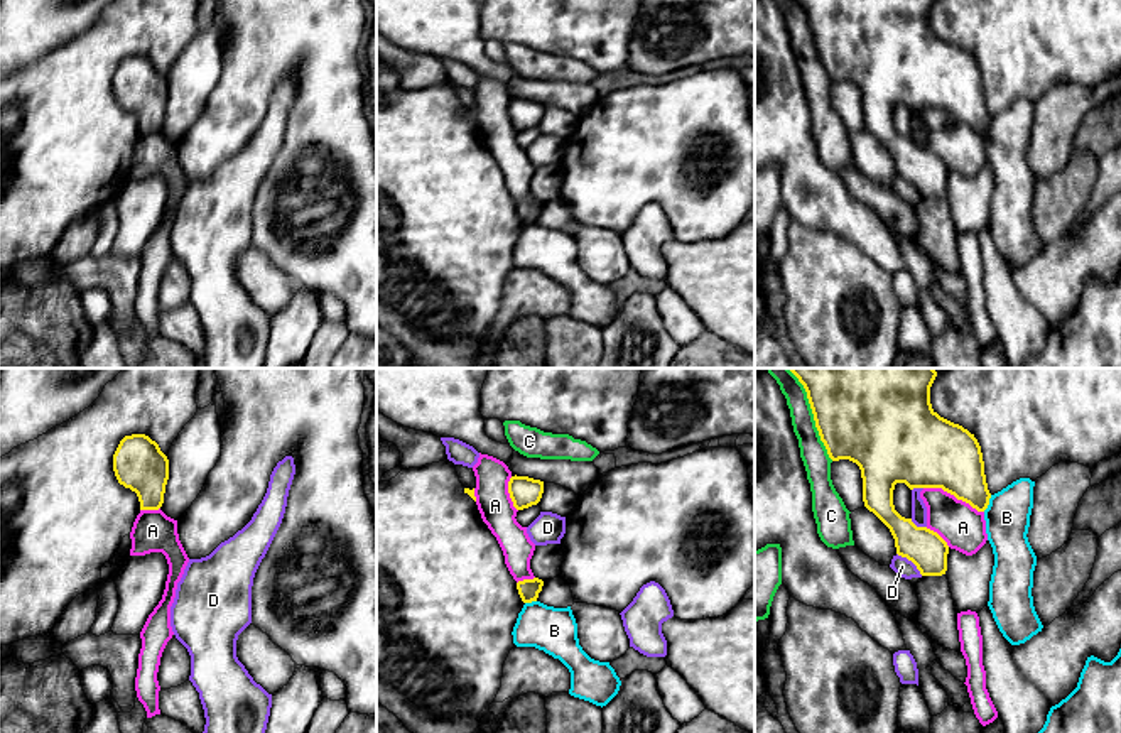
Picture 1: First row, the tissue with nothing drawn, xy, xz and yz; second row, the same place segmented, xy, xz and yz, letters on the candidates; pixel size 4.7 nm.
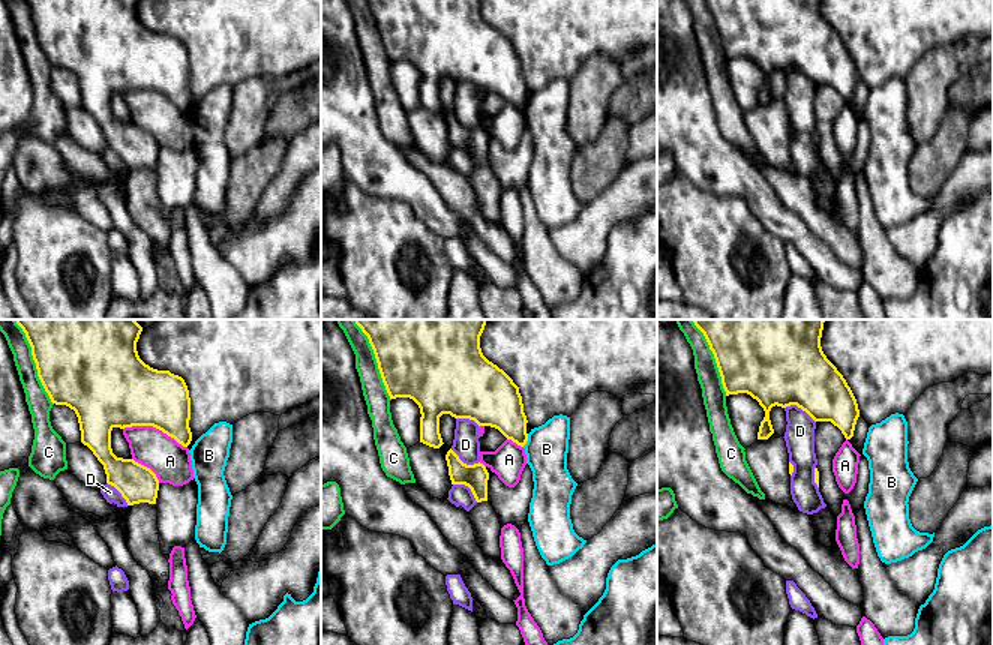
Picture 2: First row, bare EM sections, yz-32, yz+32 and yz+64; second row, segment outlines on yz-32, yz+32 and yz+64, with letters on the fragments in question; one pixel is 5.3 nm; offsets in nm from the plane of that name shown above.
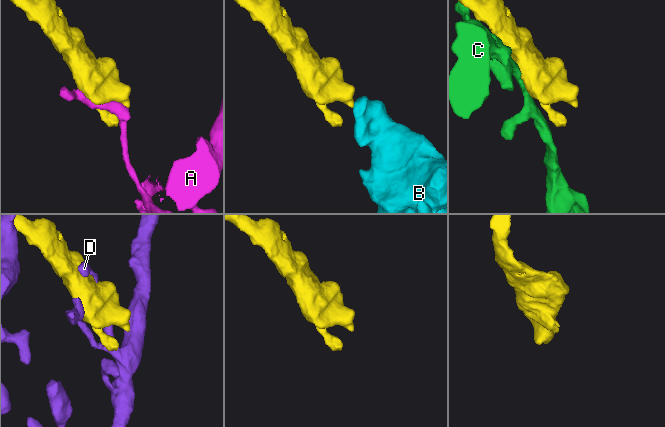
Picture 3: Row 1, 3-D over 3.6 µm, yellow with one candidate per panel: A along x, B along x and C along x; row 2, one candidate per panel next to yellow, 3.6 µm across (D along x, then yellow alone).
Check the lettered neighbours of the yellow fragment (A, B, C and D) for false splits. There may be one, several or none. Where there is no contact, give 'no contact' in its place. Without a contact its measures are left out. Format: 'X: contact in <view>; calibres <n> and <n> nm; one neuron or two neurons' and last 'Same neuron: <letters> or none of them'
A: contact in yz; calibres 360 and 220 nm; two neurons
B: contact in yz; calibres 280 and 220 nm; two neurons
C: contact in yz; calibres 400 and 130 nm; two neurons
D: contact in yz; calibres 180 and 90 nm; two neurons
Same neuron: none of them

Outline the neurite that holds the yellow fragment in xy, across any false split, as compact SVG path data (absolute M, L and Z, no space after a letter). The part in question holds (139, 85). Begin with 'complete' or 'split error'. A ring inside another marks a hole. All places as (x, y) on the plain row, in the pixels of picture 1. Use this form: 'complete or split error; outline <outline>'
complete; outline M125 57L113 76L113 93L120 106L137 115L140 132L162 128L169 81L149 57Z

